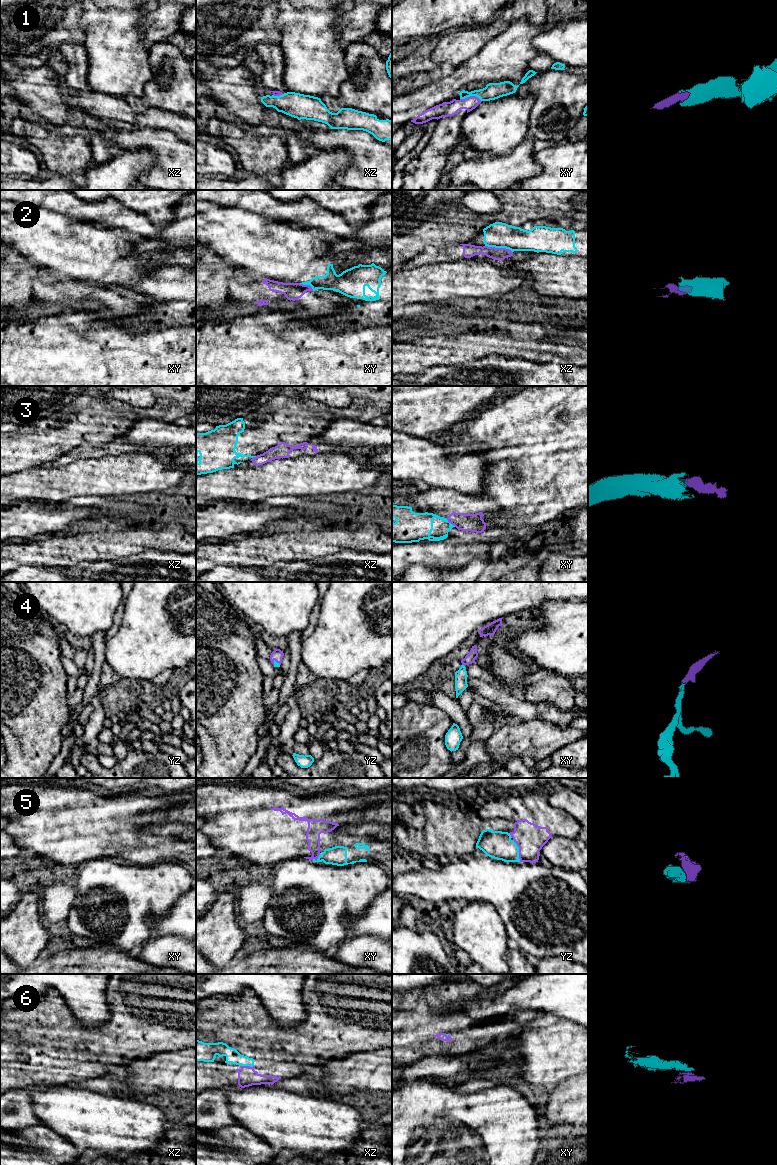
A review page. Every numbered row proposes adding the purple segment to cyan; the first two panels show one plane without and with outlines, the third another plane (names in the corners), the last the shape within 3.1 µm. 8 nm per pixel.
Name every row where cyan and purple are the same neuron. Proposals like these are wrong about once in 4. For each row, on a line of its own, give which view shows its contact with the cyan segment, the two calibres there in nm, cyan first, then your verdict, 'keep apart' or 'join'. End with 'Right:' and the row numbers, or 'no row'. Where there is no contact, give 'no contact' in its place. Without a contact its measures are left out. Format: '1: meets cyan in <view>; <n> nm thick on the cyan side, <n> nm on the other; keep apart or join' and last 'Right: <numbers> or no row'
1: meets cyan in xy; 140 nm thick on the cyan side, 120 nm on the other; join
2: meets cyan in xz; 200 nm thick on the cyan side, 100 nm on the other; keep apart
3: meets cyan in xy; 200 nm thick on the cyan side, 140 nm on the other; keep apart
4: meets cyan in yz; 40 nm thick on the cyan side, 90 nm on the other; join
5: meets cyan in yz; 220 nm thick on the cyan side, 240 nm on the other; join
6: meets cyan in xz; 120 nm thick on the cyan side, 160 nm on the other; join
Right: 1, 4, 5, 6

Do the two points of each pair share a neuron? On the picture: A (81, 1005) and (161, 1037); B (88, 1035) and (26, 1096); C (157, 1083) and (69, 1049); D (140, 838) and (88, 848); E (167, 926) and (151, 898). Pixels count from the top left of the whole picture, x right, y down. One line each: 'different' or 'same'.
A: different
B: different
C: different
D: same
E: different

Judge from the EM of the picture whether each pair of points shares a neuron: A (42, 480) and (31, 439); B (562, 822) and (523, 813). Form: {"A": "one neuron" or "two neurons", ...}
{"A": "two neurons", "B": "one neuron"}

